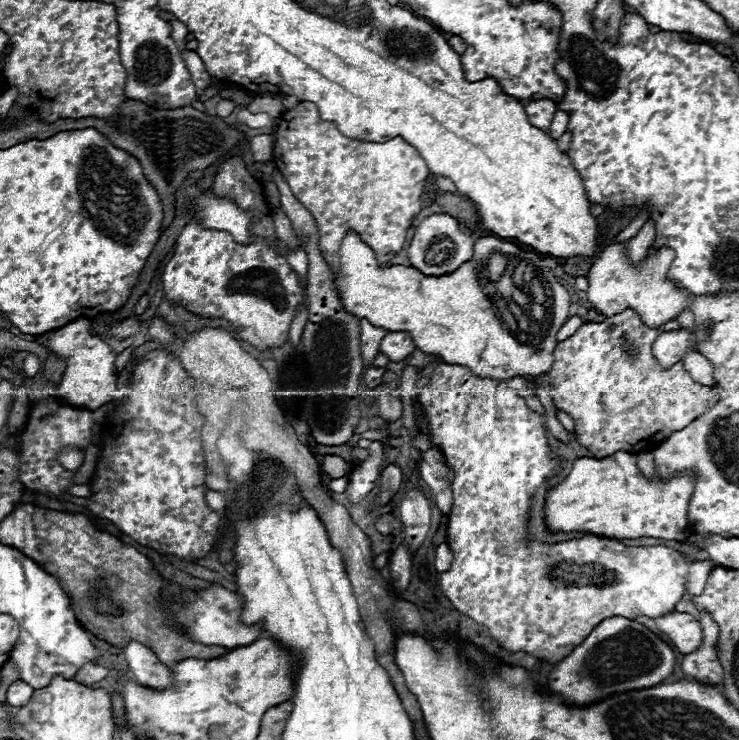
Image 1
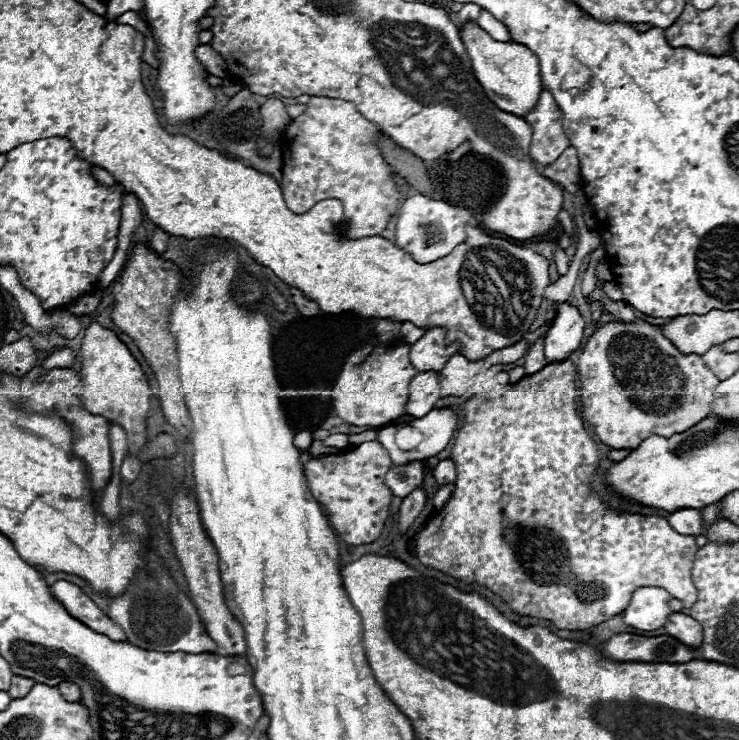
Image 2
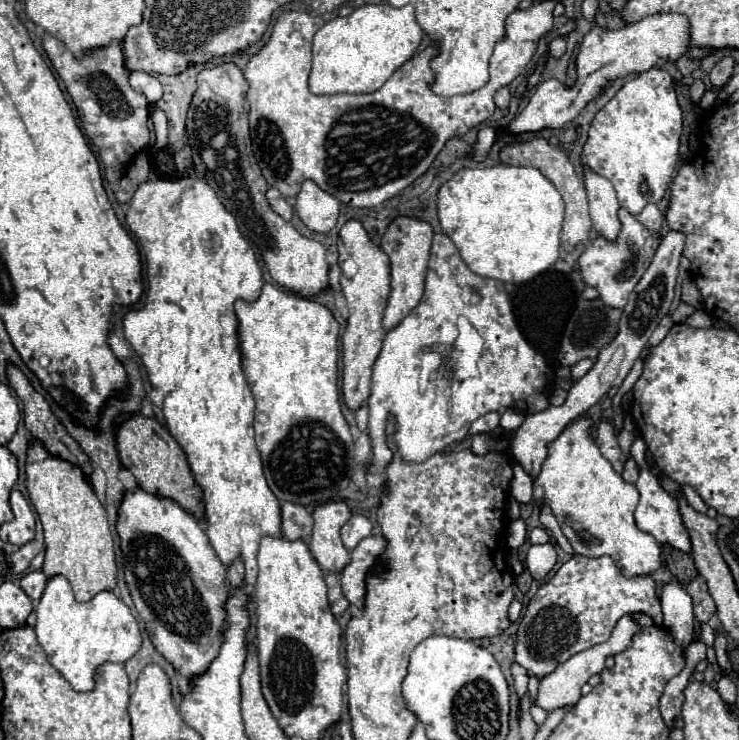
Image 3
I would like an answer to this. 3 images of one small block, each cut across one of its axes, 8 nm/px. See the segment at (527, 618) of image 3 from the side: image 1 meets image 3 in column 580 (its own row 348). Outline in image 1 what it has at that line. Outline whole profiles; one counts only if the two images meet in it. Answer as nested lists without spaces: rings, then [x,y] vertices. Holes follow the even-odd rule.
[[[626,308],[600,324],[586,322],[576,330],[576,334],[558,342],[554,350],[554,364],[548,374],[550,396],[556,408],[570,414],[570,418],[576,422],[574,430],[578,434],[578,442],[586,446],[594,454],[594,458],[606,458],[620,450],[646,450],[651,444],[662,442],[672,432],[682,430],[690,422],[694,422],[702,412],[706,412],[706,404],[711,408],[718,402],[719,396],[708,386],[696,384],[688,376],[688,372],[684,372],[680,362],[674,364],[670,370],[658,366],[652,356],[652,344],[656,338],[658,330],[644,326],[642,318],[634,310]]]

